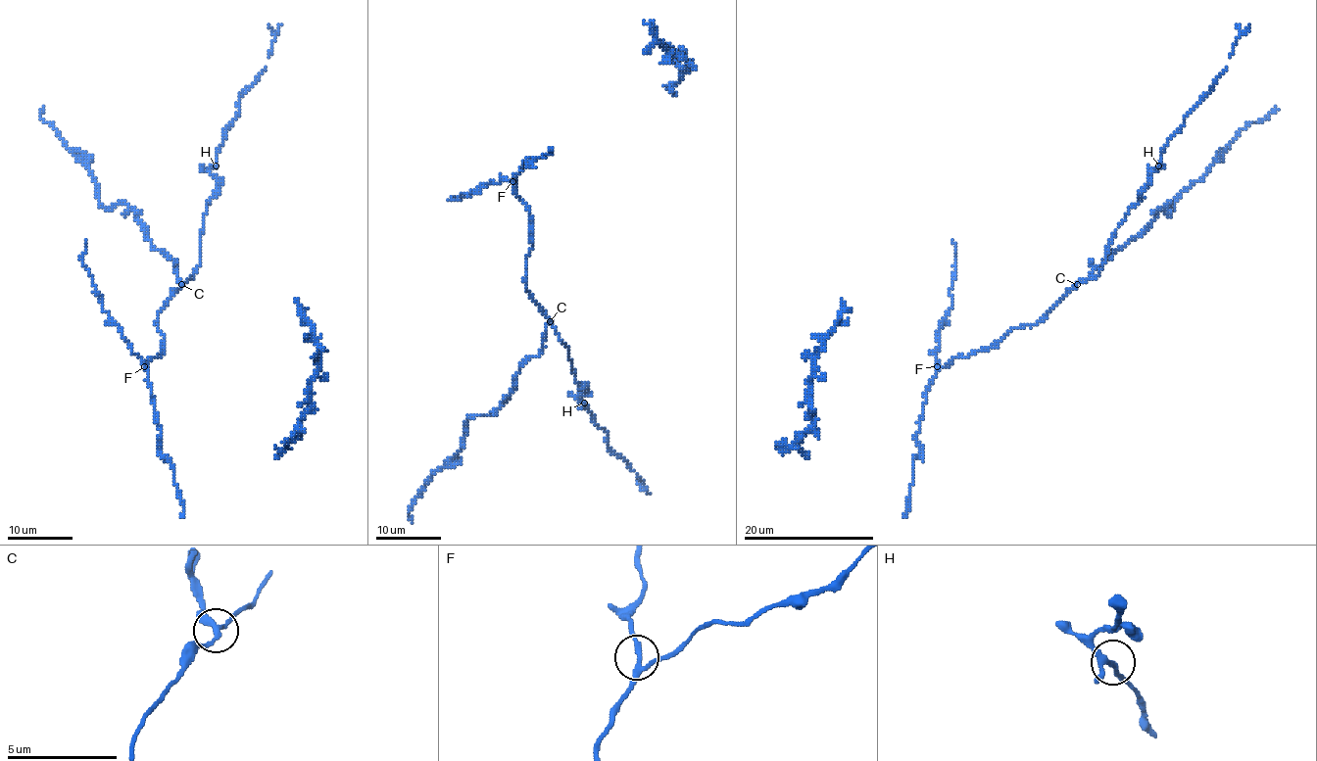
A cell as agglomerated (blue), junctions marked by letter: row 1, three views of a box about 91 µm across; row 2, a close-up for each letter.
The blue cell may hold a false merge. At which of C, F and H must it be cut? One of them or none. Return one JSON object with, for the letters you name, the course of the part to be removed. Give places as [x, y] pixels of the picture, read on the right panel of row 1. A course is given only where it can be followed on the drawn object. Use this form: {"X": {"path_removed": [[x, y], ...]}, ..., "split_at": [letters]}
{"C": {"path_removed": [[1077, 285], [1136, 237], [1155, 214], [1170, 203], [1172, 208], [1250, 123], [1278, 109]]}, "split_at": ["C"]}

